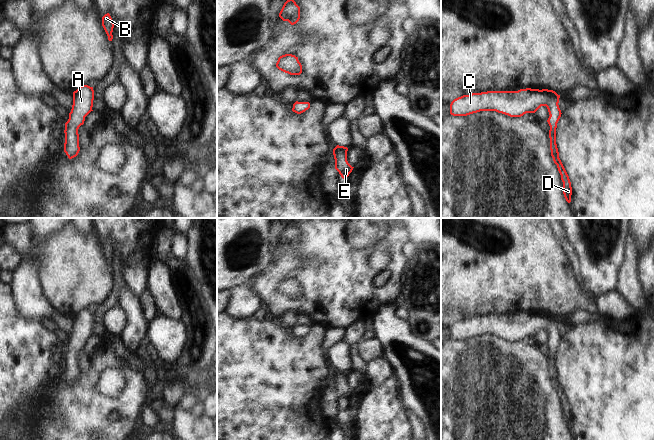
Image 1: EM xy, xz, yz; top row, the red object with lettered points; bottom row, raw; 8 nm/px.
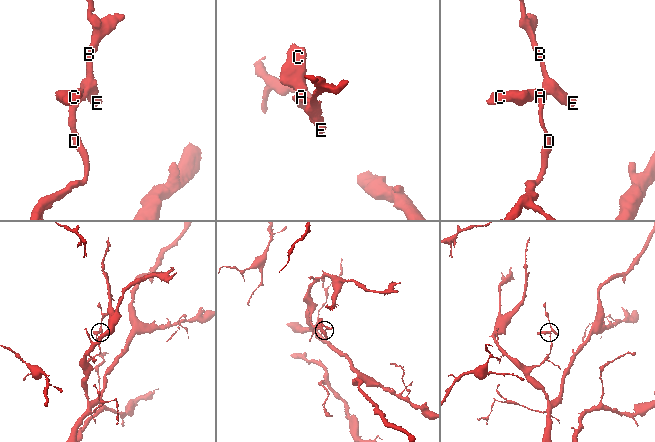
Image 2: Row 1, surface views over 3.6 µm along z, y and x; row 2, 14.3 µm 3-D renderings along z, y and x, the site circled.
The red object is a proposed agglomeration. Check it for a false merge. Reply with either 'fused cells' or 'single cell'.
single cell

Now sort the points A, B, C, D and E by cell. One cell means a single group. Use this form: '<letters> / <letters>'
A B C D E

